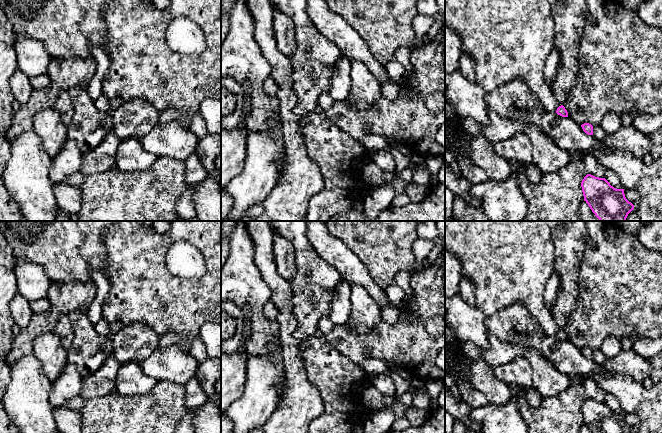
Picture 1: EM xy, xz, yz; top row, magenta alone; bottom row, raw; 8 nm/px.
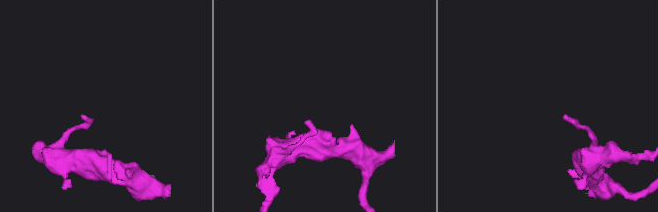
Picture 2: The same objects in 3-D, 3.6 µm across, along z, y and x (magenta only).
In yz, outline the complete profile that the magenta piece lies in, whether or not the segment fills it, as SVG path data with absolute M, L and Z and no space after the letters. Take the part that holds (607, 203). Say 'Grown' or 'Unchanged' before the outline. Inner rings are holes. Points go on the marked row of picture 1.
Unchanged. M587 174L581 182L584 201L600 221L626 221L634 209L624 194L624 189L616 189L605 178Z

